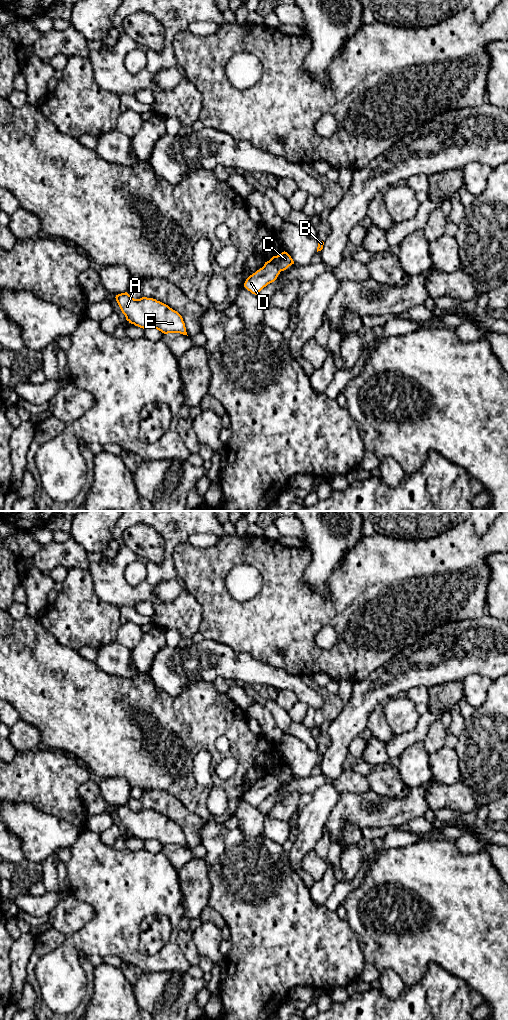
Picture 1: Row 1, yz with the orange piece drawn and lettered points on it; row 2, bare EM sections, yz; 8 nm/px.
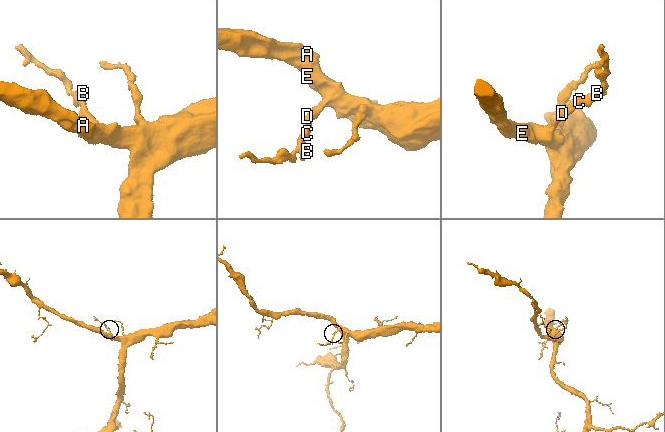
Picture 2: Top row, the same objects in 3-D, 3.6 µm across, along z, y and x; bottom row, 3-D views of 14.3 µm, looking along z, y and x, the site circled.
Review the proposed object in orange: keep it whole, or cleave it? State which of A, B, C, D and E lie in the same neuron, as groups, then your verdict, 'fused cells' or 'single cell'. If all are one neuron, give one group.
groups A B C D E; single cell

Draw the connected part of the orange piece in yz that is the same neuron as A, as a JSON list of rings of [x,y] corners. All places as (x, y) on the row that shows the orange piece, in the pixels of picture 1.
[[[127,292],[116,295],[126,320],[143,329],[155,328],[164,334],[187,335],[182,316],[168,305],[153,298],[132,298]]]

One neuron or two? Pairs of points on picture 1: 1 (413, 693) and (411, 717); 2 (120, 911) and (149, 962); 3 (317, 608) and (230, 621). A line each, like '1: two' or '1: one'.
1: two
2: one
3: one

